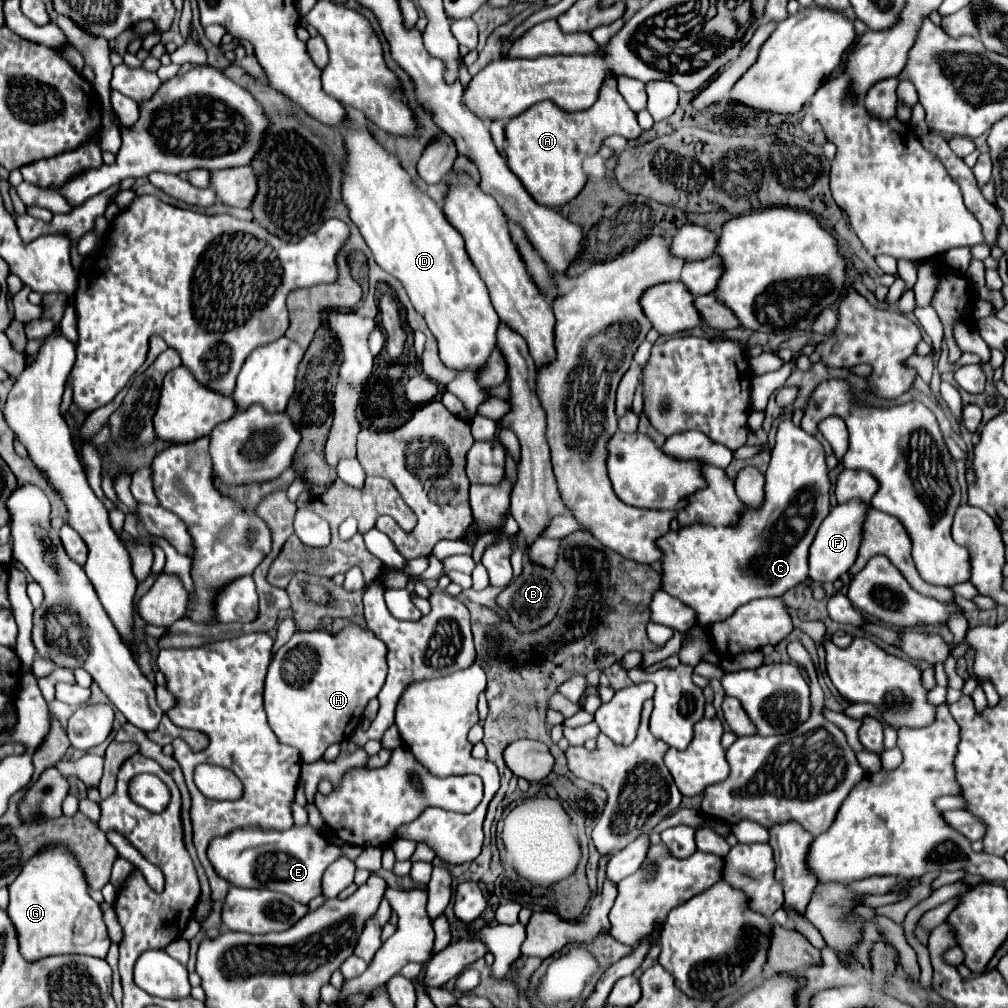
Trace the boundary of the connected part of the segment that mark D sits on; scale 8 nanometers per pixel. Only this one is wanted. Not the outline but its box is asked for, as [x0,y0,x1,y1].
[342,129,500,415]

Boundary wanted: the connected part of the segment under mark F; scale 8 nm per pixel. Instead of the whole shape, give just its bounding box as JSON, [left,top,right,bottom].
[810,501,868,583]

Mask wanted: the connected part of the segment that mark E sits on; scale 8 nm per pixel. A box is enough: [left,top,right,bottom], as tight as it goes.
[207,825,363,903]

